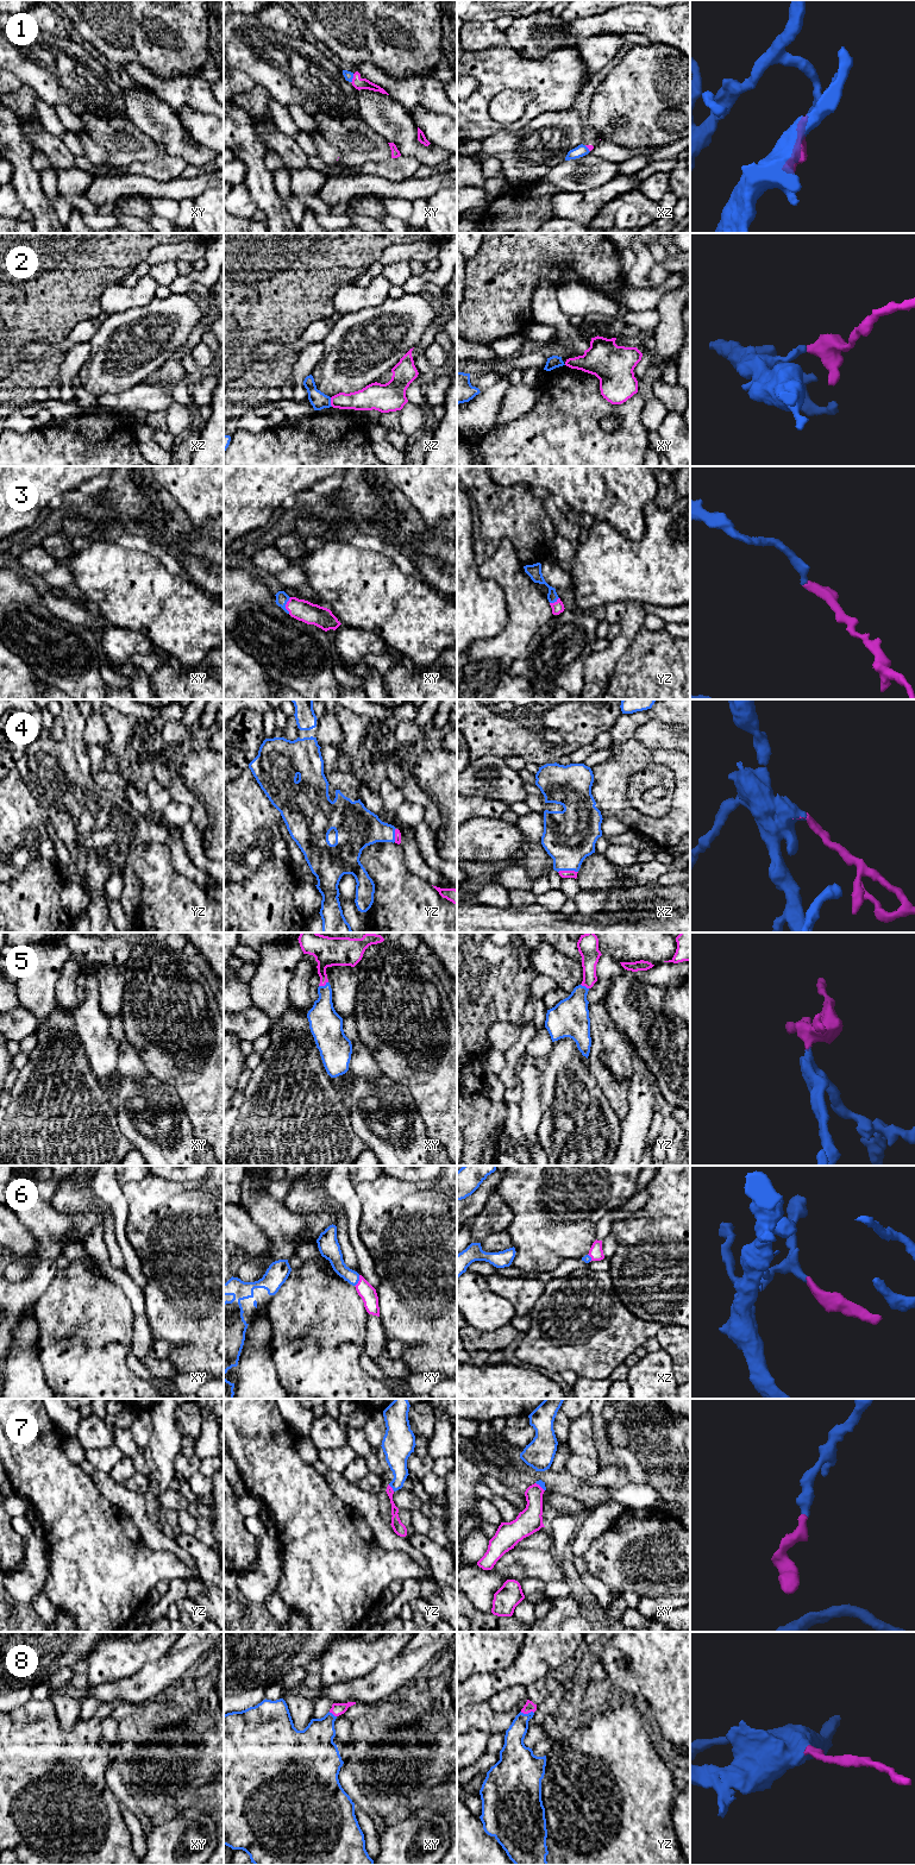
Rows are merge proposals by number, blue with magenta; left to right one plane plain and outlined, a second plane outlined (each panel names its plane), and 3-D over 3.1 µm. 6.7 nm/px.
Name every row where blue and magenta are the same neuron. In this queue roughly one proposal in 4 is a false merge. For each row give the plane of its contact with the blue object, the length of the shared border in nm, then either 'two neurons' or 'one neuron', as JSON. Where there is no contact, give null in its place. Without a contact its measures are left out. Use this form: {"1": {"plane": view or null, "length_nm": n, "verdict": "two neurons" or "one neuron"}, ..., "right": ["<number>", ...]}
{"1": {"plane": "xy", "length_nm": 70, "verdict": "one neuron"}, "2": {"plane": "xz", "length_nm": 70, "verdict": "two neurons"}, "3": {"plane": "xy", "length_nm": 110, "verdict": "one neuron"}, "4": {"plane": "xz", "length_nm": 140, "verdict": "one neuron"}, "5": {"plane": "xy", "length_nm": 70, "verdict": "one neuron"}, "6": {"plane": "xy", "length_nm": 90, "verdict": "one neuron"}, "7": {"plane": "yz", "length_nm": 60, "verdict": "one neuron"}, "8": {"plane": "yz", "length_nm": 100, "verdict": "one neuron"}, "right": ["1", "3", "4", "5", "6", "7", "8"]}

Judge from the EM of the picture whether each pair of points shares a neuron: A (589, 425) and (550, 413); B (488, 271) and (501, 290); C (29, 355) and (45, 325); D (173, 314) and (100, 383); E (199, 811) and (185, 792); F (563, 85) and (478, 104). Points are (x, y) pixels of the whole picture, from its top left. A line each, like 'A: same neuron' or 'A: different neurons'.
A: same neuron
B: same neuron
C: different neurons
D: same neuron
E: same neuron
F: same neuron

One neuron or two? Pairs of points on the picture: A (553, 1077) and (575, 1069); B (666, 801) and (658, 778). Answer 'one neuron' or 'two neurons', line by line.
A: one neuron
B: one neuron

